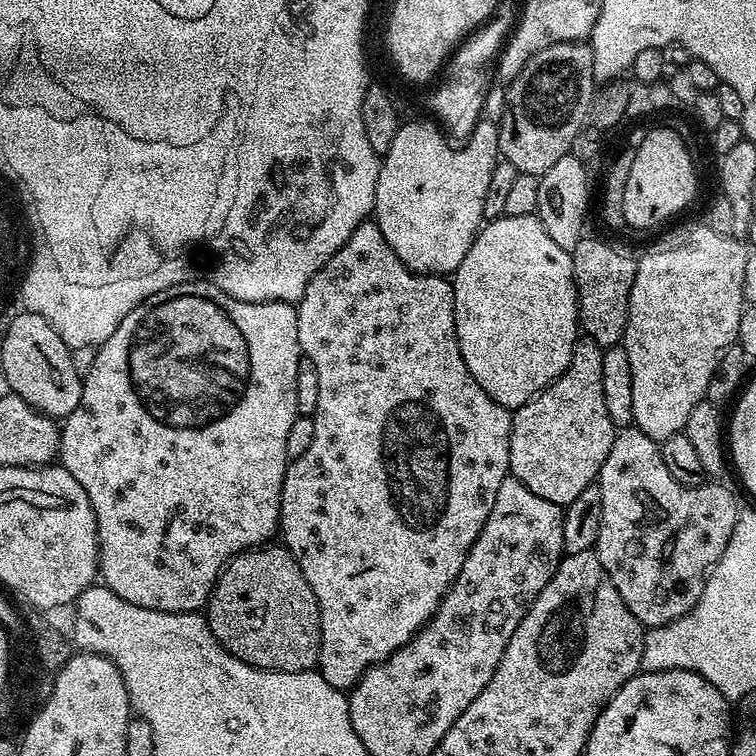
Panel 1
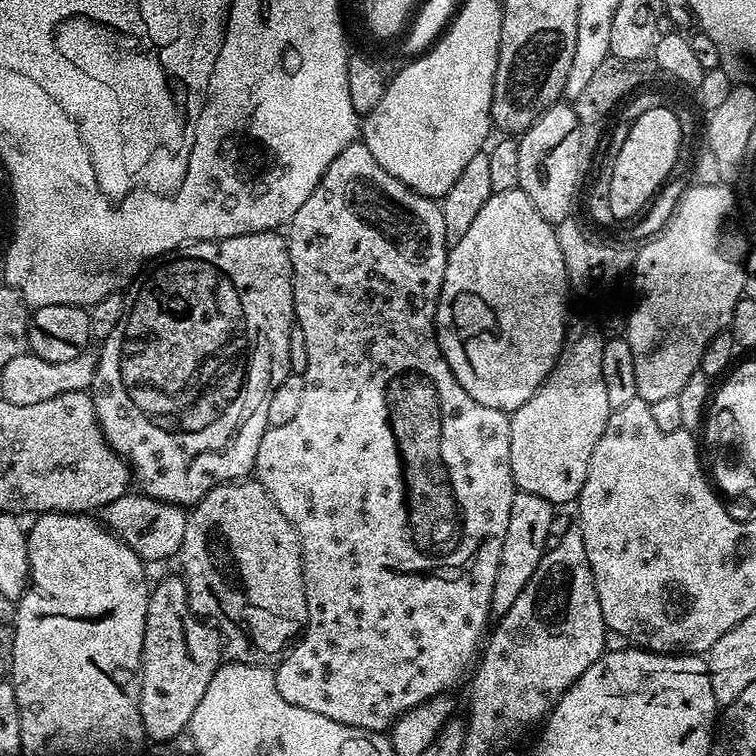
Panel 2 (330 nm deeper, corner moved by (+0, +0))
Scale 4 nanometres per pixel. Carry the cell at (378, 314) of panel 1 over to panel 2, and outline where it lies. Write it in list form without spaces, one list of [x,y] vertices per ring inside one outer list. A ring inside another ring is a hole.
[[[353,142],[346,146],[346,150],[342,150],[342,154],[338,154],[338,158],[330,164],[324,177],[320,179],[314,194],[310,194],[310,198],[302,204],[298,214],[294,214],[294,218],[286,226],[286,239],[290,262],[292,263],[294,324],[295,327],[302,330],[302,338],[306,338],[306,362],[308,365],[303,374],[306,391],[302,393],[302,407],[298,409],[298,414],[294,414],[294,418],[290,422],[285,422],[283,426],[270,426],[262,434],[262,442],[258,444],[258,458],[256,459],[254,476],[255,479],[259,480],[260,485],[268,491],[270,498],[274,498],[274,506],[278,506],[278,510],[282,510],[282,514],[286,514],[290,526],[294,526],[294,530],[300,539],[308,623],[305,624],[299,639],[287,649],[286,655],[279,661],[281,664],[275,665],[274,675],[278,692],[282,694],[282,698],[286,698],[286,702],[290,702],[294,706],[302,706],[306,710],[314,710],[314,714],[322,714],[322,718],[330,718],[339,724],[345,724],[351,728],[360,728],[365,734],[384,734],[391,729],[392,723],[406,710],[426,702],[431,696],[447,693],[451,684],[458,683],[460,675],[467,670],[468,663],[470,663],[470,668],[473,661],[477,659],[478,649],[489,631],[490,623],[488,624],[488,620],[490,621],[492,610],[490,598],[494,594],[494,578],[498,574],[498,562],[502,558],[502,541],[506,538],[506,526],[510,523],[510,502],[518,490],[516,484],[512,481],[512,471],[510,470],[510,416],[509,413],[497,408],[482,406],[482,402],[474,402],[474,398],[470,398],[470,394],[466,394],[466,390],[462,390],[458,378],[454,378],[454,374],[438,346],[436,304],[440,301],[440,291],[442,290],[442,282],[448,265],[450,241],[446,234],[446,222],[442,222],[440,204],[433,197],[418,194],[402,182],[398,182],[398,178],[394,178],[392,174],[382,170],[382,166],[378,166],[374,154],[370,154],[370,150],[363,142]]]

